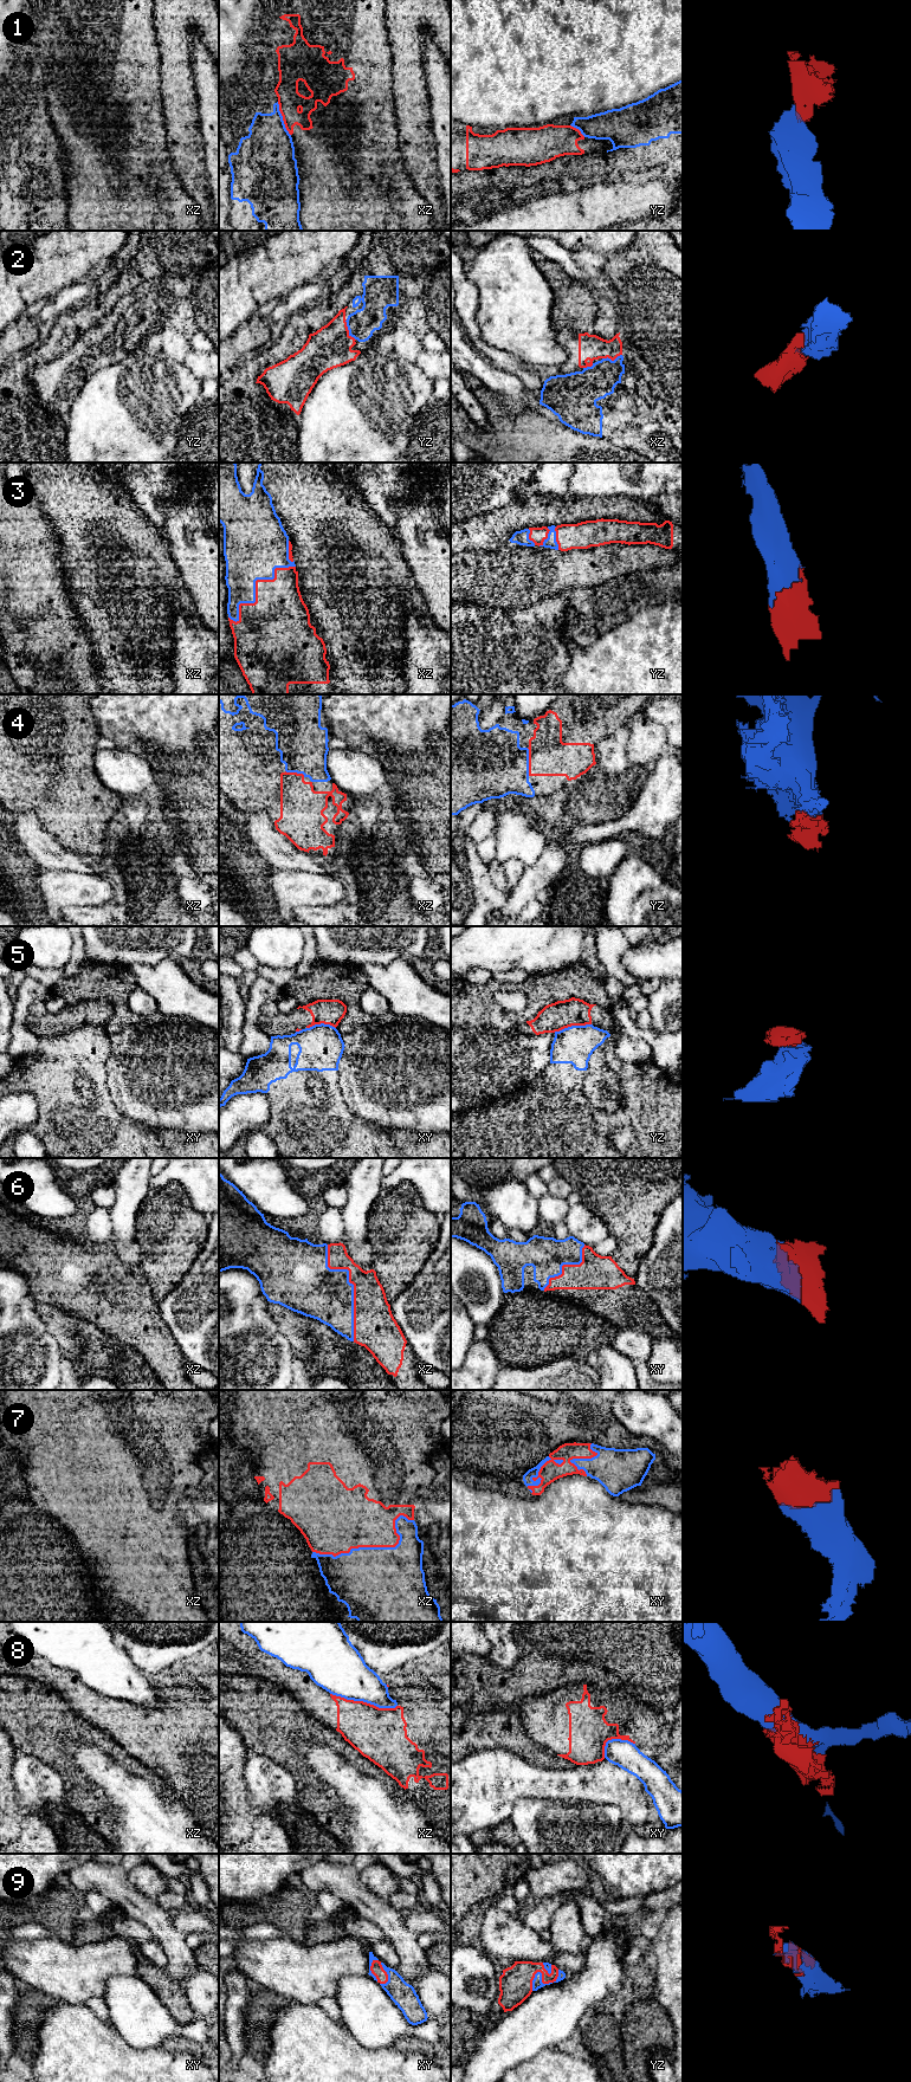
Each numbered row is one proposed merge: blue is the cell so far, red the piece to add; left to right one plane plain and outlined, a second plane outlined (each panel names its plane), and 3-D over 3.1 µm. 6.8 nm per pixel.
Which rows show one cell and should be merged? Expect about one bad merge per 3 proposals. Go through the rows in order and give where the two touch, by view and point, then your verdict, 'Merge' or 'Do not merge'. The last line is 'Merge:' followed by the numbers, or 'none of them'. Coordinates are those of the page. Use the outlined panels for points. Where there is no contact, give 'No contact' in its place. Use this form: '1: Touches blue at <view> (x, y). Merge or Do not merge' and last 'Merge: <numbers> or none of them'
1: Touches blue at xz (282, 118). Do not merge
2: Touches blue at yz (348, 329). Merge
3: Touches blue at xz (254, 588). Merge
4: Touches blue at yz (528, 762). Merge
5: Touches blue at yz (572, 1026). Do not merge
6: Touches blue at xz (353, 1285). Merge
7: Touches blue at xz (375, 1547). Merge
8: Touches blue at xz (363, 1701). Do not merge
9: Touches blue at yz (541, 1978). Merge
Merge: 2, 3, 4, 6, 7, 9

